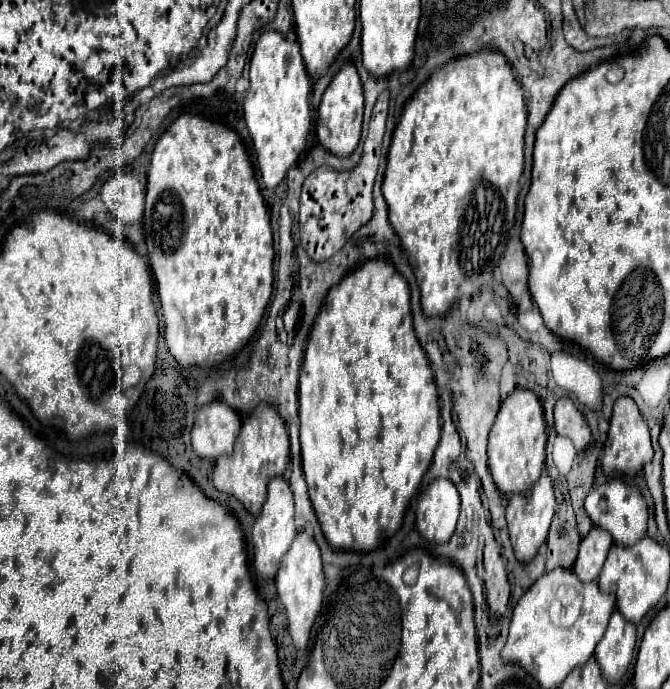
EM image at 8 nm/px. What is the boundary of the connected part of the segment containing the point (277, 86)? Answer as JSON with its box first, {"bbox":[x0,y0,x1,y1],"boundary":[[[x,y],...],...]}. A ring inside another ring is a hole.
{"bbox":[245,31,311,189],"boundary":[[[265,31],[253,43],[249,59],[249,81],[251,87],[245,95],[245,123],[251,133],[261,177],[267,189],[275,189],[285,177],[287,169],[297,161],[305,149],[309,127],[311,127],[311,77],[305,69],[297,41],[287,41],[279,31]]]}

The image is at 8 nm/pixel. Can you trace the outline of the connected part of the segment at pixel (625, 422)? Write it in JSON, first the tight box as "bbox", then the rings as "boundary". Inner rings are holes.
{"bbox":[603,397,653,475],"boundary":[[[619,397],[613,405],[613,415],[609,421],[609,433],[607,433],[607,441],[605,441],[605,455],[603,455],[603,471],[609,475],[615,469],[627,475],[635,475],[645,463],[649,463],[653,459],[653,447],[651,447],[651,439],[649,439],[649,427],[643,419],[643,415],[639,413],[635,401],[631,397]]]}

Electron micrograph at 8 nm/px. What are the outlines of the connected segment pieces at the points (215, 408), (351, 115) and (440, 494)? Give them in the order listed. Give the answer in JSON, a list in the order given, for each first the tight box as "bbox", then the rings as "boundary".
[{"bbox":[191,401,239,461],"boundary":[[[213,401],[203,405],[195,415],[191,447],[201,459],[215,461],[221,455],[231,453],[239,429],[239,413],[221,401]]]},{"bbox":[315,63,363,157],"boundary":[[[345,63],[339,73],[331,79],[329,87],[323,93],[319,115],[315,123],[319,143],[335,153],[337,157],[347,157],[359,143],[361,137],[361,123],[363,123],[363,89],[359,73],[355,71],[353,63]]]},{"bbox":[417,479,459,543],"boundary":[[[435,479],[417,503],[417,529],[435,543],[445,543],[455,531],[459,517],[459,493],[451,479]]]}]

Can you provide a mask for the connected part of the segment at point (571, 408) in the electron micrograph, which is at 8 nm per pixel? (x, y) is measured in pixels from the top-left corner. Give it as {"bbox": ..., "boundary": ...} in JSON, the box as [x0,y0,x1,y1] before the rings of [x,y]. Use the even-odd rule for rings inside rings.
{"bbox":[555,397,591,451],"boundary":[[[561,397],[555,403],[555,431],[557,435],[569,437],[575,443],[577,451],[585,449],[591,439],[585,415],[575,407],[575,403],[569,397]]]}

